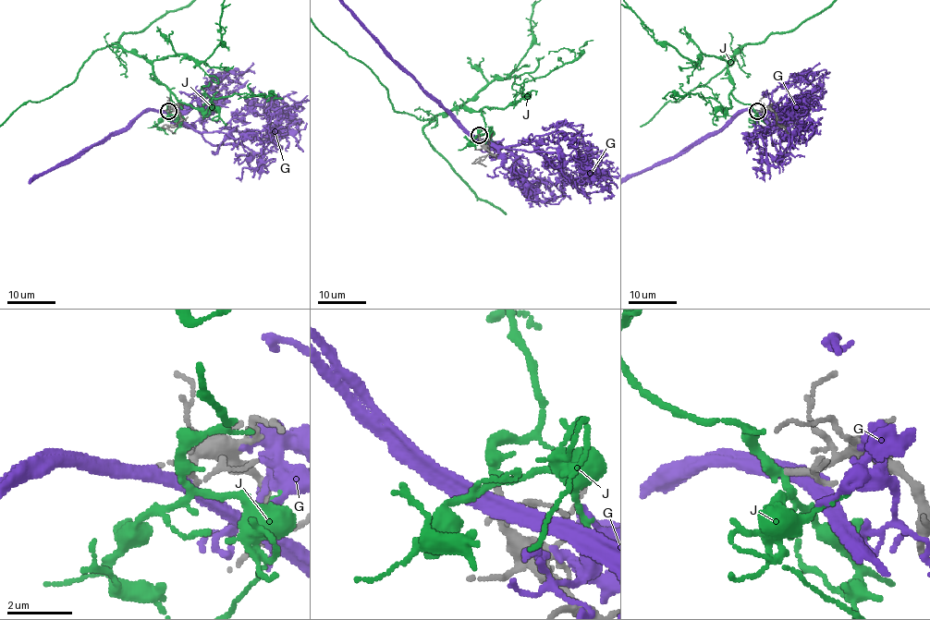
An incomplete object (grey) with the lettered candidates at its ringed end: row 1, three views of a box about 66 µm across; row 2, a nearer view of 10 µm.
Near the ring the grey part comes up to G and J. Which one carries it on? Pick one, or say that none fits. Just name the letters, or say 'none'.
none

